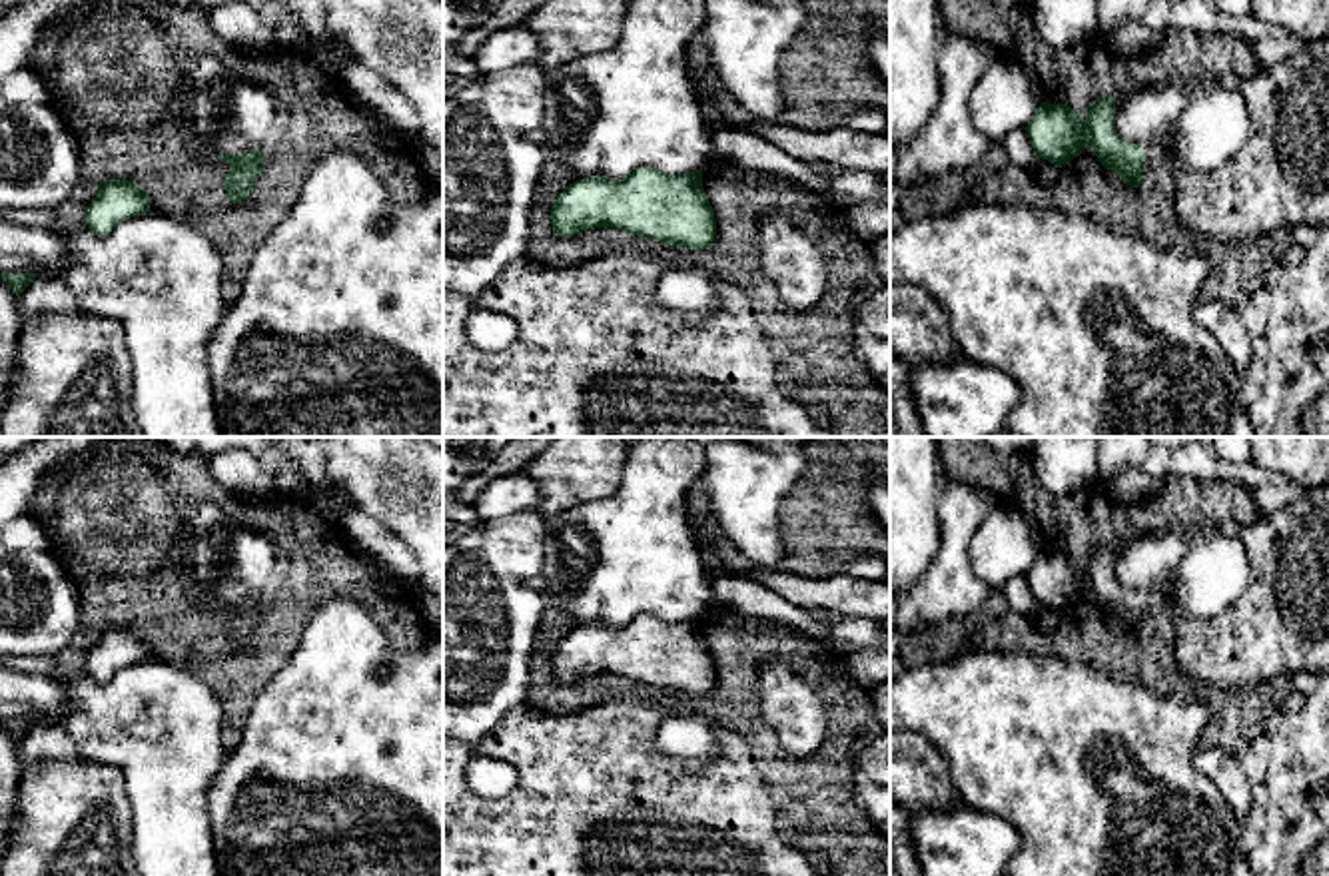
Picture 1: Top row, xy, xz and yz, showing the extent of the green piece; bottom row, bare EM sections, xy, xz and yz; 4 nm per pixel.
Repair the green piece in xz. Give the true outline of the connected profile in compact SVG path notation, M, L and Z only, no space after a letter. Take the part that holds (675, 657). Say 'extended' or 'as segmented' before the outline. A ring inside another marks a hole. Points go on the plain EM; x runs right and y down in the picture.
as segmented; M643 613L625 627L601 621L577 627L555 645L551 674L559 684L615 674L694 698L710 694L716 684L714 658L702 635L702 615L668 623Z

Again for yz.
as segmented; M1113 543L1098 545L1084 561L1068 551L1042 549L1024 577L1036 605L1062 615L1090 595L1106 617L1125 633L1137 635L1143 629L1147 601L1117 581L1113 563Z

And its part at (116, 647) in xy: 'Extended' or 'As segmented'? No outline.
As segmented

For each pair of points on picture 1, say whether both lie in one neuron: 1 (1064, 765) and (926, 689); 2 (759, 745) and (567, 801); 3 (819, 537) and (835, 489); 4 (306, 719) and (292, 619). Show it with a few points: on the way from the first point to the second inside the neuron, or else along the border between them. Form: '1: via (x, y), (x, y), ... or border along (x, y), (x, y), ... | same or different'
1: via (1030, 739), (984, 711), (960, 705) | same
2: border along (735, 729), (751, 751) | different
3: via (827, 525), (831, 501) | same
4: border along (320, 605), (304, 627), (294, 651), (266, 681) | different

